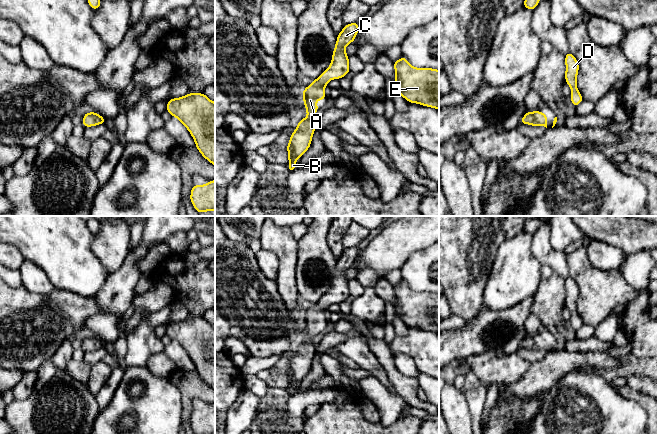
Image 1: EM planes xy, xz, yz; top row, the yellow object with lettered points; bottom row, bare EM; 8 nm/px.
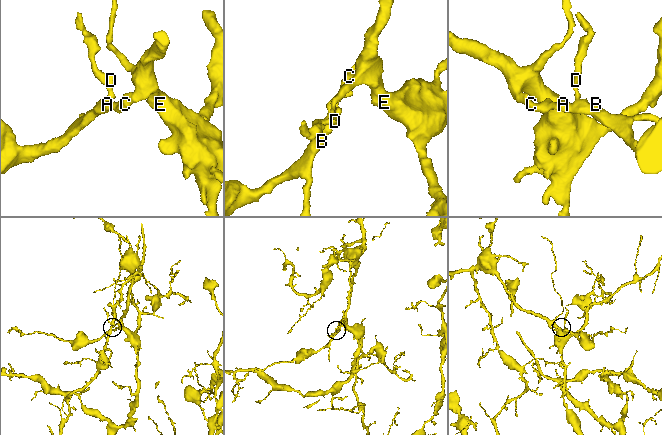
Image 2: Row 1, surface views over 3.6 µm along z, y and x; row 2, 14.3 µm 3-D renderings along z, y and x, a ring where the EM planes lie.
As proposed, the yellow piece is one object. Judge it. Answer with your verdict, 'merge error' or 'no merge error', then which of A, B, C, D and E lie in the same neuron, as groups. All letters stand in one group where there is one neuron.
no merge error; groups A B C D E

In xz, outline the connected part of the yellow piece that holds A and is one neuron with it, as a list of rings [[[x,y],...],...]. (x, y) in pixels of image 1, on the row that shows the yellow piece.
[[[357,22],[344,25],[342,31],[337,35],[330,66],[302,91],[307,117],[299,120],[286,146],[288,162],[290,163],[290,165],[287,166],[289,172],[296,169],[296,160],[301,158],[310,148],[312,137],[316,129],[314,122],[315,114],[319,110],[316,102],[326,99],[324,88],[332,79],[339,80],[350,71],[349,56],[346,54],[345,48],[348,44],[354,42],[359,28],[360,26]]]

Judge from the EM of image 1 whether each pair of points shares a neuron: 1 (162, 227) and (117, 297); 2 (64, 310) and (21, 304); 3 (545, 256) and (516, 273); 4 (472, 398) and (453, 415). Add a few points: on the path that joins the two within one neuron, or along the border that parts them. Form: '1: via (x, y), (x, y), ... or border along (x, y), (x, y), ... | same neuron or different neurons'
1: via (146, 244), (131, 259), (129, 274), (124, 280) | same neuron
2: via (53, 310), (32, 310) | same neuron
3: border along (532, 237), (531, 253), (543, 265) | different neurons
4: border along (460, 391), (468, 406), (472, 423) | different neurons

